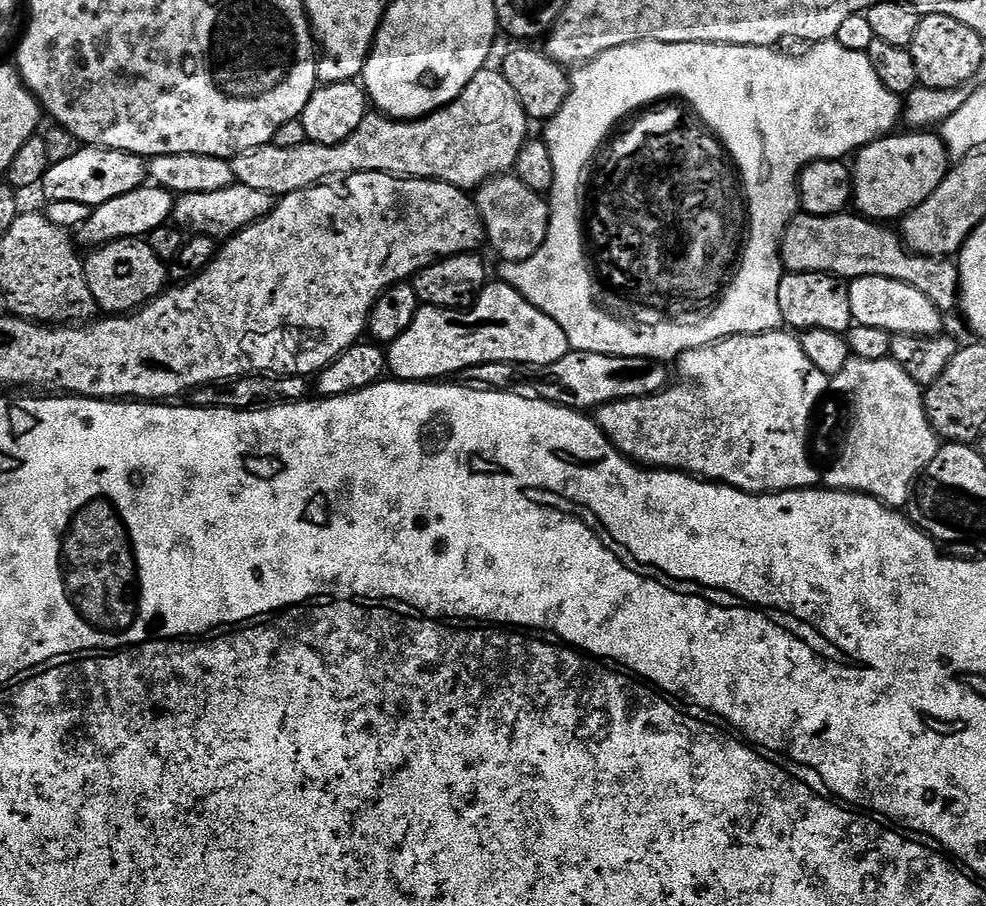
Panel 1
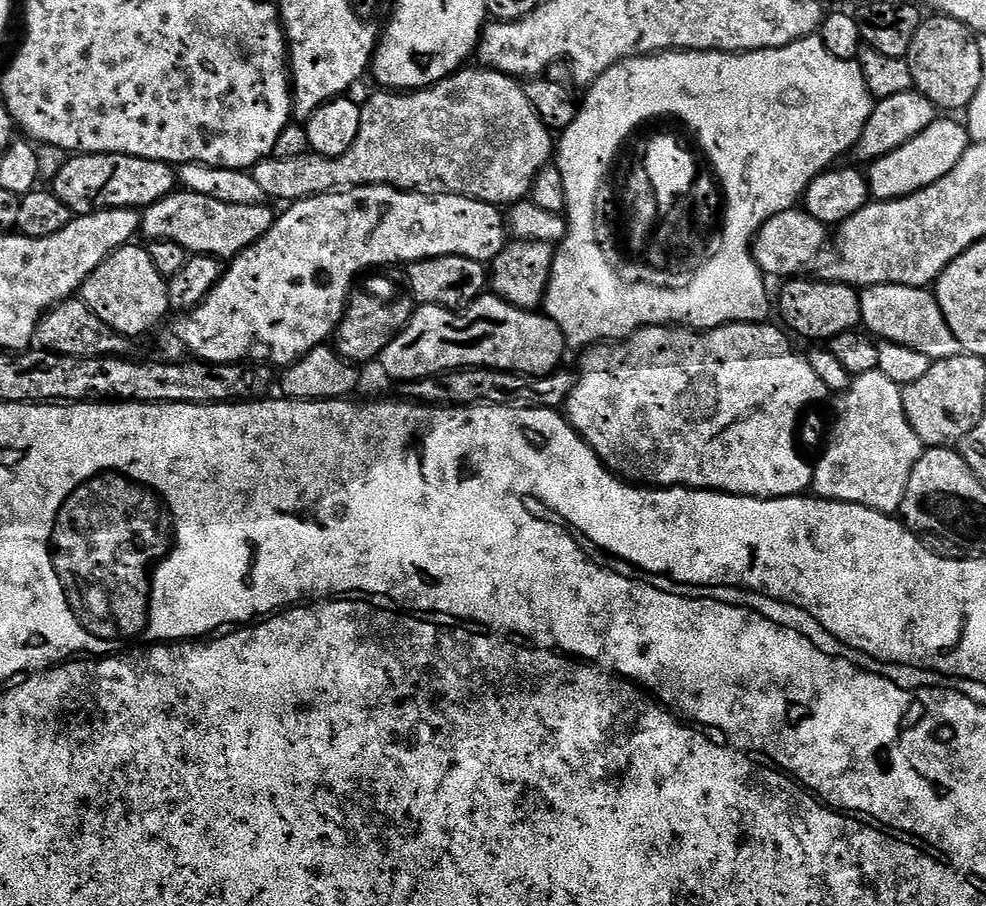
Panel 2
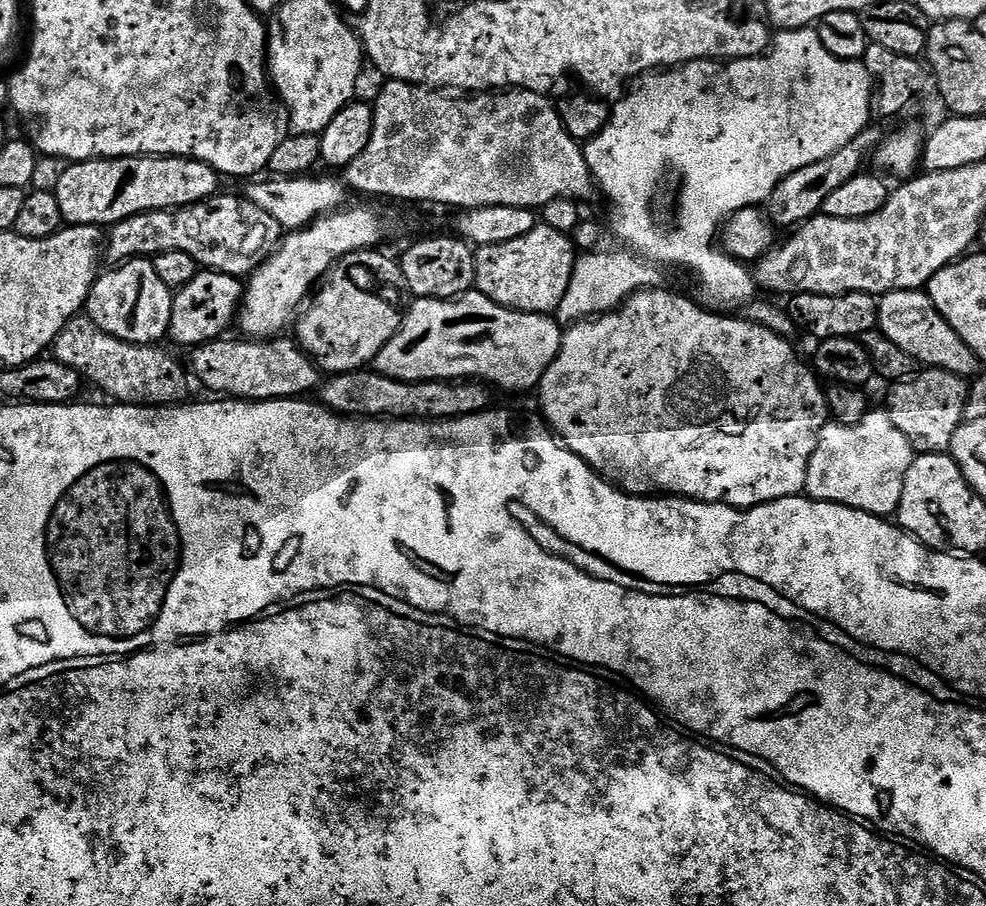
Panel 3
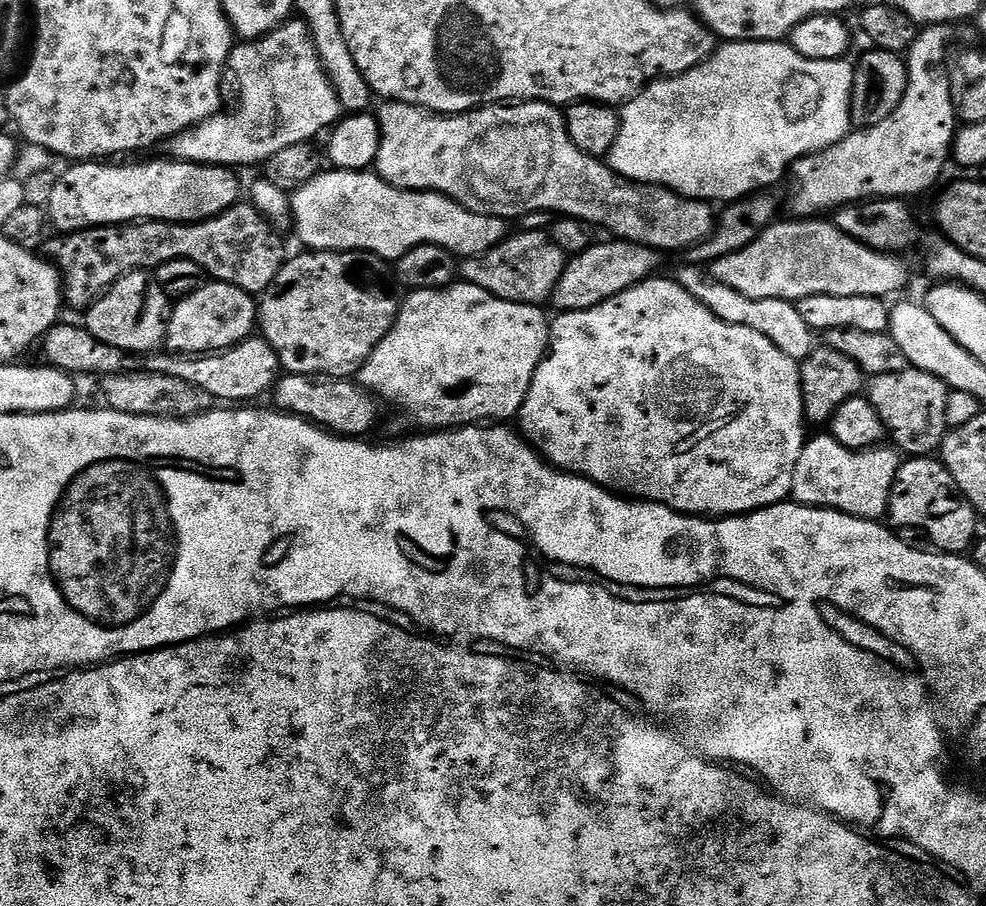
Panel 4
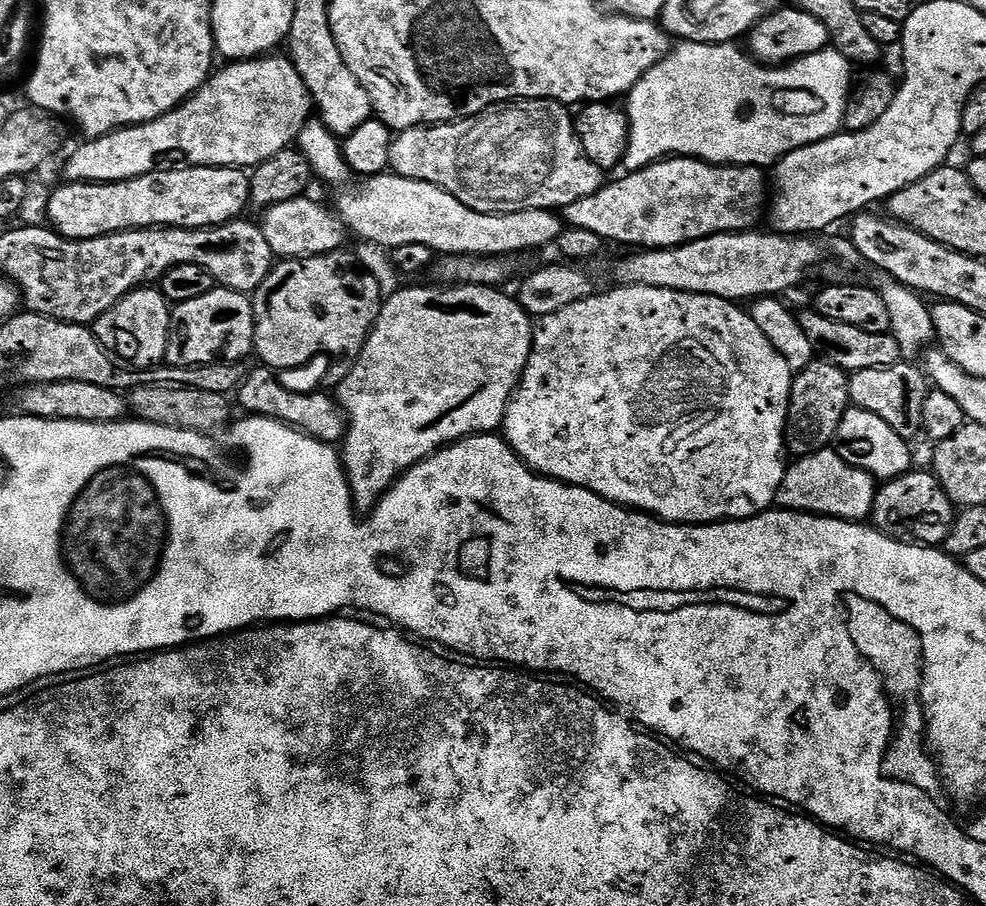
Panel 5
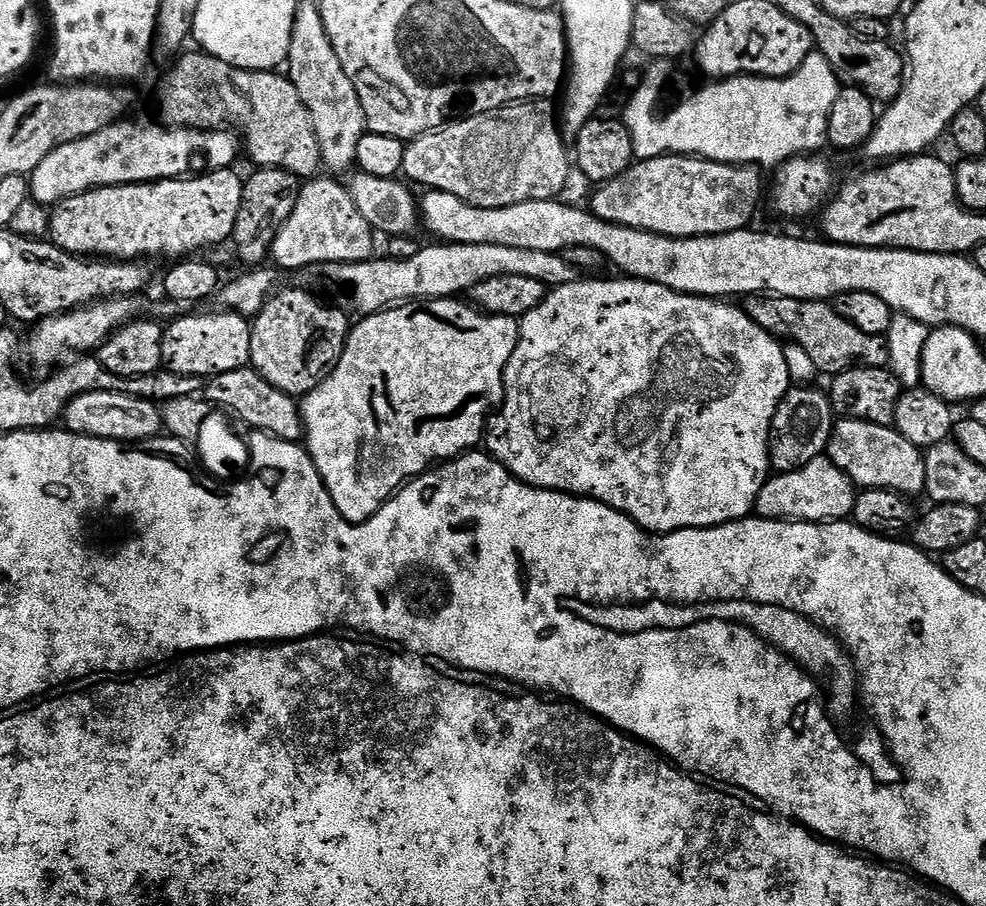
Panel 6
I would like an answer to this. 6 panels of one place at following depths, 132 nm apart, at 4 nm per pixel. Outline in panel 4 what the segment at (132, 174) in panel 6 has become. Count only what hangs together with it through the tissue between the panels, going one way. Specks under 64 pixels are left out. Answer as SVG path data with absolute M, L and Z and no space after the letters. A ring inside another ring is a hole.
M289 18L283 24L278 25L274 31L268 32L265 36L260 36L256 40L249 40L247 42L240 42L232 49L231 56L228 57L227 67L236 75L236 84L240 87L240 108L236 108L233 112L221 110L207 120L205 124L201 124L198 128L191 128L188 132L183 132L177 136L171 136L169 140L164 141L162 145L163 155L171 158L173 161L182 164L223 164L233 170L241 170L247 164L256 164L256 166L263 166L263 164L270 158L270 154L278 154L278 150L283 150L285 146L294 146L295 144L307 144L315 141L316 135L327 133L329 129L335 125L336 121L341 119L342 109L338 102L338 94L334 90L334 86L328 81L328 75L324 72L322 62L318 58L318 50L312 41L312 35L308 29L307 24L299 18Z

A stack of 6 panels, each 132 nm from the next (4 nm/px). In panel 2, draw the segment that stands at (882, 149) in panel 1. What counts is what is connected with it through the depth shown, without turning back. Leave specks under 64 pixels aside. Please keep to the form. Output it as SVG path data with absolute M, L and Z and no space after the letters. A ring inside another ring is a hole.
M938 118L930 126L926 126L926 130L918 134L918 138L906 142L906 146L898 146L898 150L871 161L869 168L872 169L867 169L866 175L868 191L875 199L901 200L904 196L938 182L938 178L946 178L946 174L950 174L950 170L958 166L962 154L966 154L970 146L970 137L967 127L961 121L959 124L956 118L948 119L952 120Z

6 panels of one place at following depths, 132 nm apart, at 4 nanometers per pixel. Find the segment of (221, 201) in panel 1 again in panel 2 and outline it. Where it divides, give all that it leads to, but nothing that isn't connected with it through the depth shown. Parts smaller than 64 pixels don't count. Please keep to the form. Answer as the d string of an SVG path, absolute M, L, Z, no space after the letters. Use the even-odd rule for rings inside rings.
M177 190L166 198L154 202L150 207L143 209L140 221L140 232L145 236L145 241L165 240L166 242L178 242L190 254L207 254L219 256L221 260L228 262L245 252L254 242L258 242L274 226L277 218L275 211L268 209L267 203L251 204L250 206L238 206L234 202L218 202L218 198L206 198L206 194Z

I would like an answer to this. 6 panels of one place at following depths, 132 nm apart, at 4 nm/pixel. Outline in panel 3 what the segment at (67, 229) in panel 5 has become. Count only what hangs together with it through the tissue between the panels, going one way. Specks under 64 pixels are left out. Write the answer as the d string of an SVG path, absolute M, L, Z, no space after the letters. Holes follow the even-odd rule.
M124 156L121 160L81 160L69 163L66 175L58 182L55 195L61 211L63 223L68 226L95 224L111 226L140 212L153 212L167 208L185 208L200 204L217 195L216 188L222 183L219 172L215 172L206 162L186 156Z

